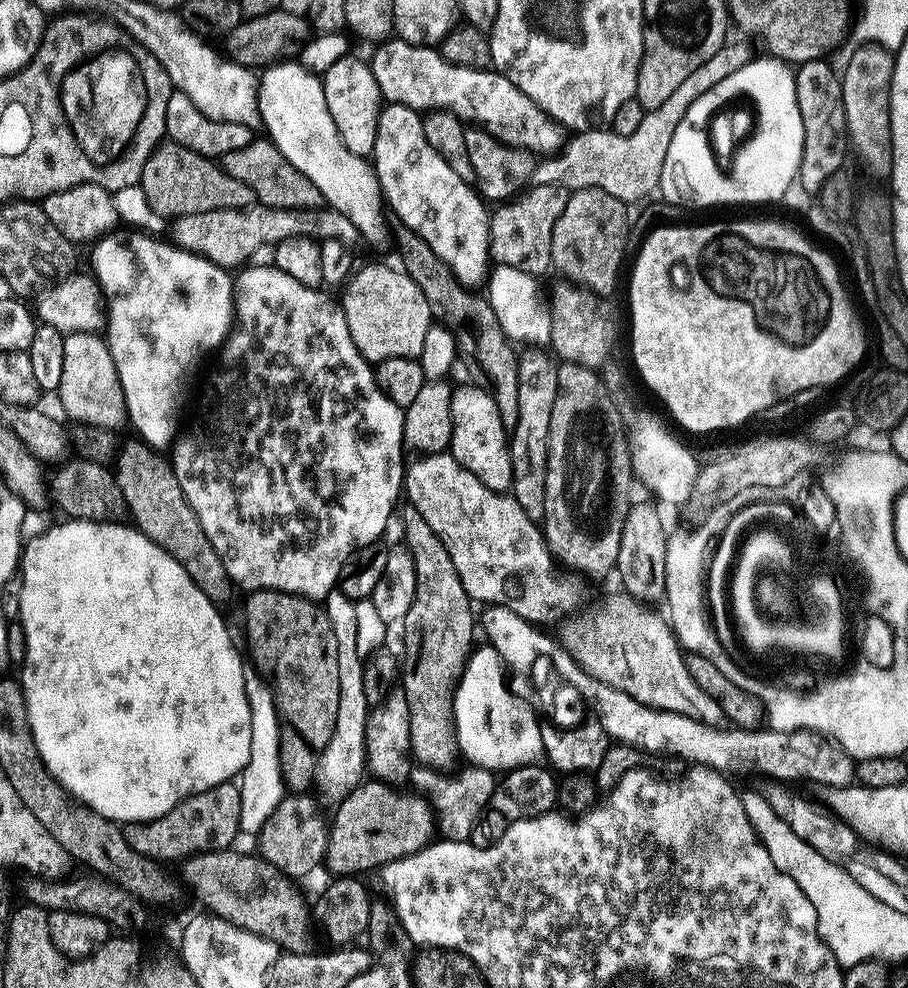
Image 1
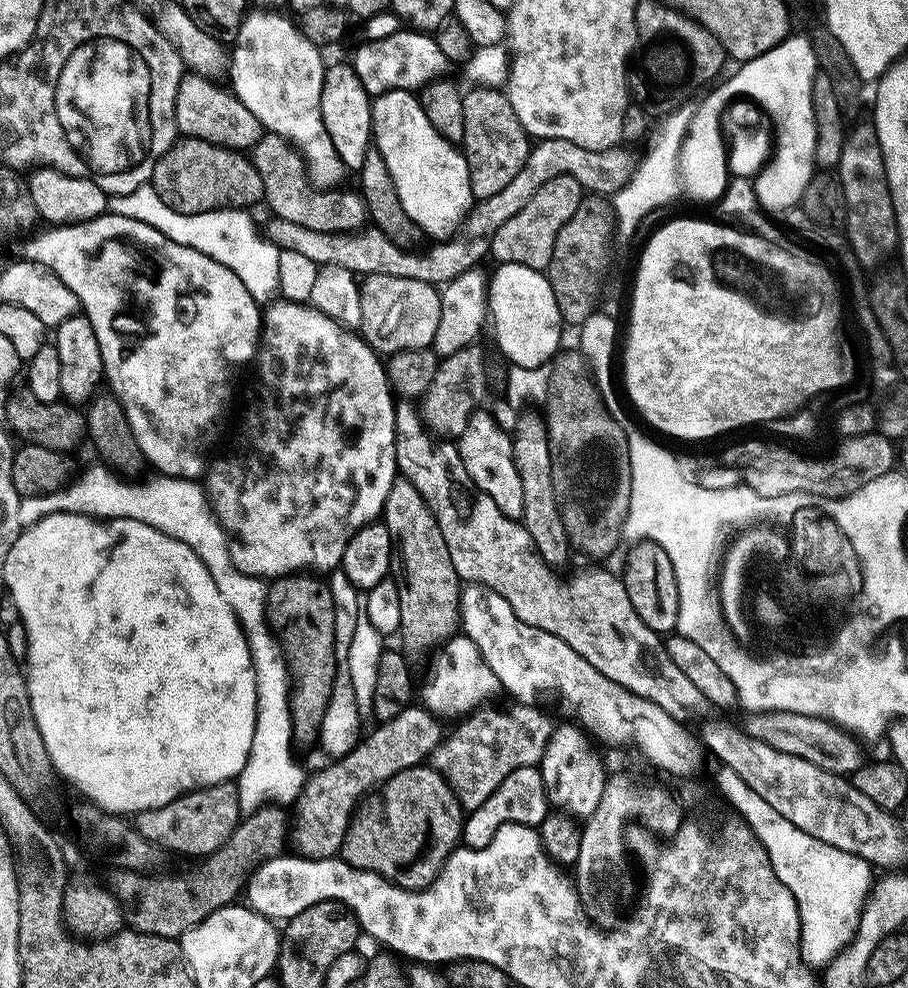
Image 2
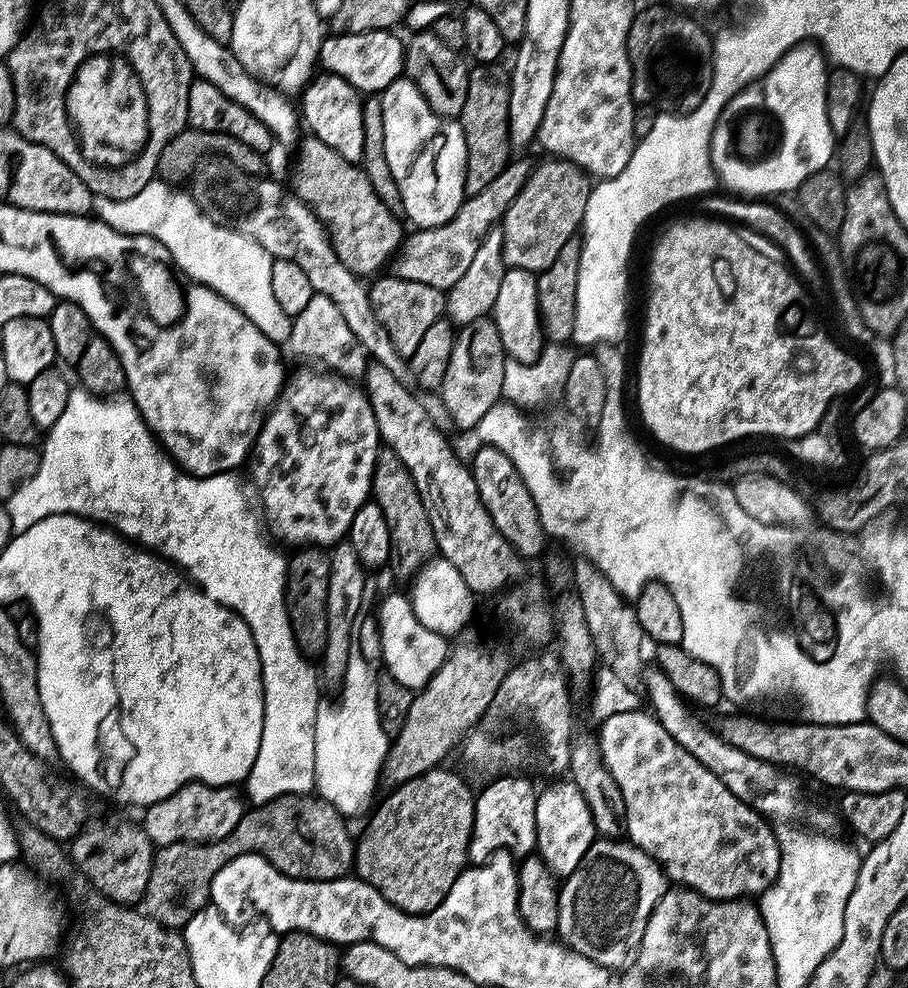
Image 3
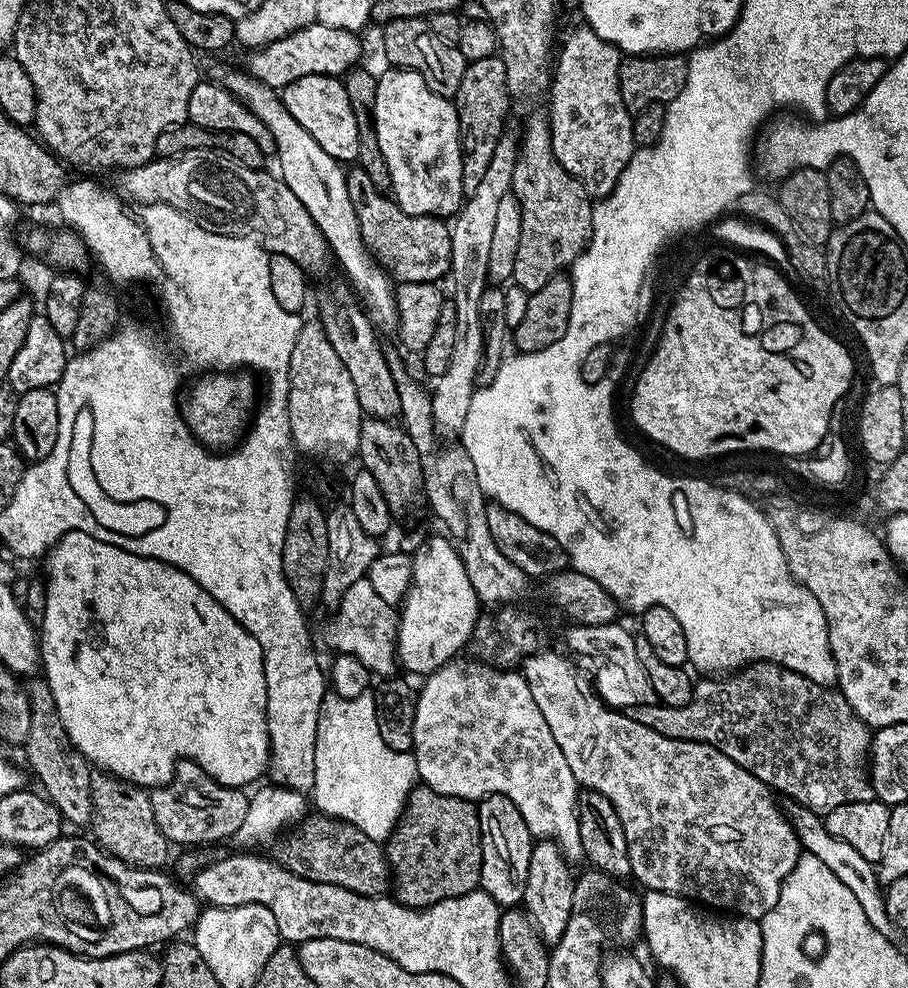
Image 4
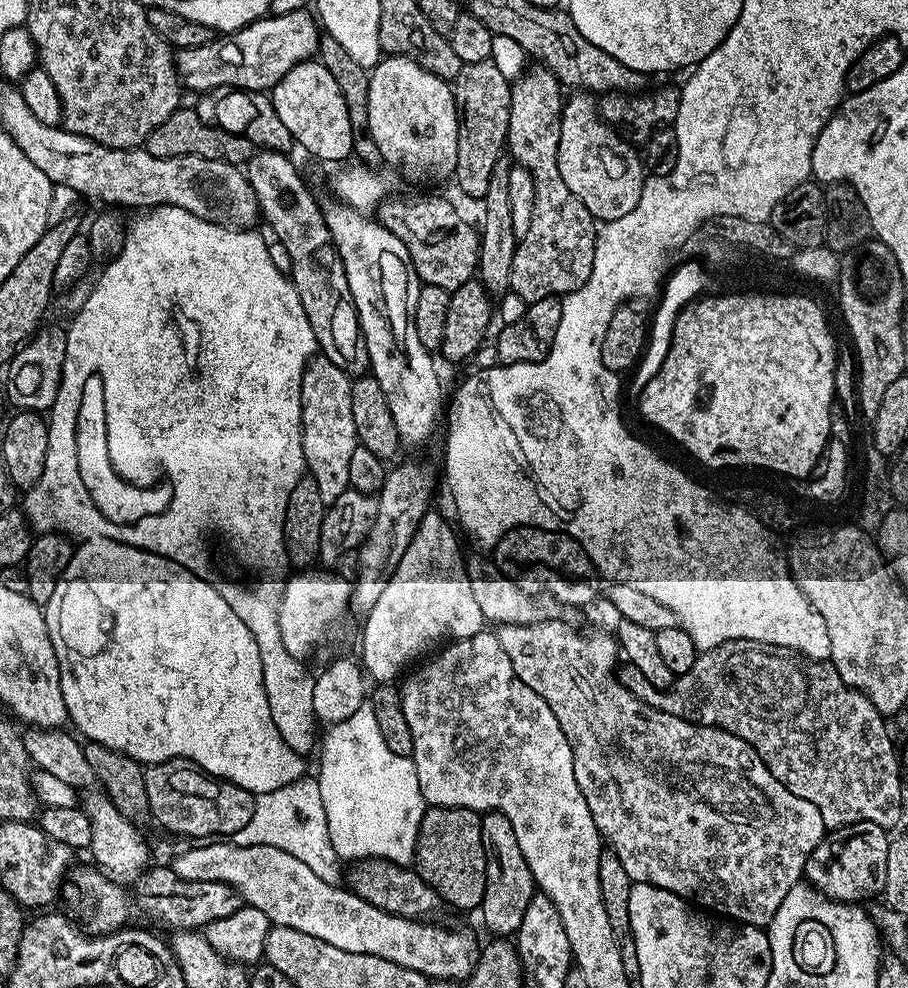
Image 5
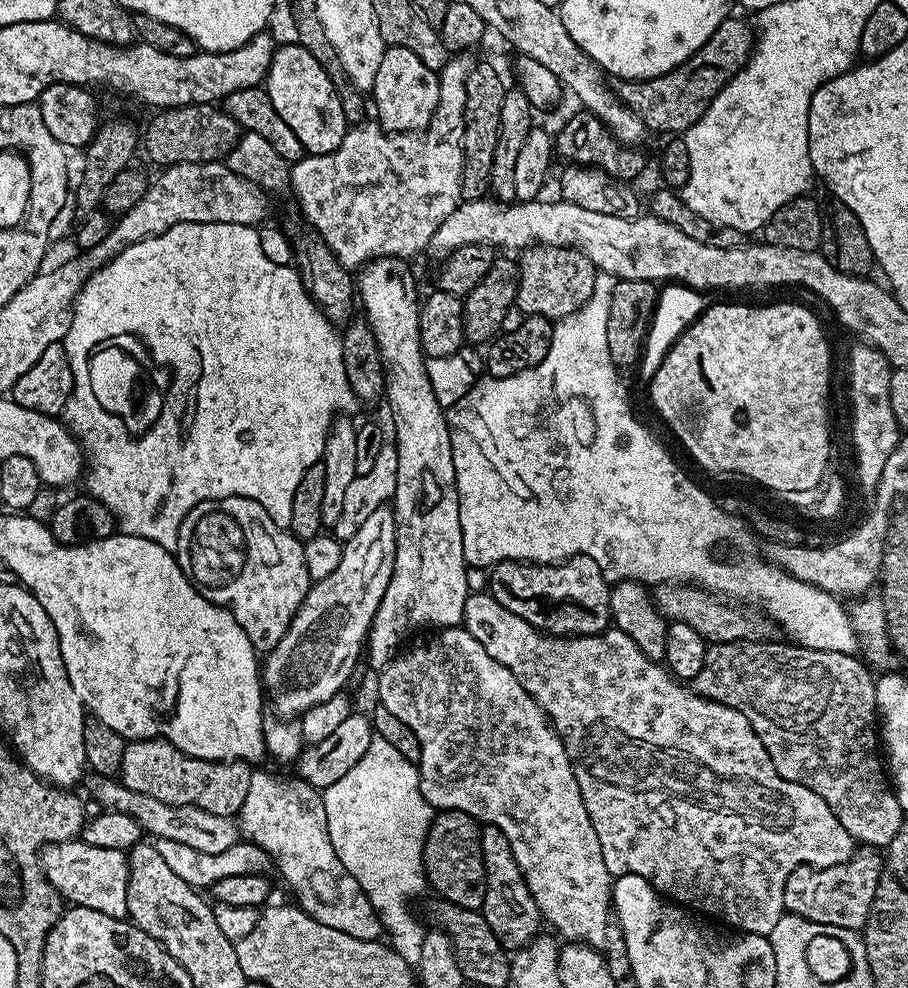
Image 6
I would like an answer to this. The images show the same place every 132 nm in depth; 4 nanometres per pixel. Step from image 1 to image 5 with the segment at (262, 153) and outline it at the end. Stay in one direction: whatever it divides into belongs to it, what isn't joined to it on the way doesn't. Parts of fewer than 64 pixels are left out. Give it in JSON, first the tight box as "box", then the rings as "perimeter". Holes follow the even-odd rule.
{"box":[374,198,479,294],"perimeter":[[[388,198],[375,209],[374,216],[381,228],[390,230],[390,234],[404,243],[414,270],[424,284],[433,284],[451,294],[477,275],[479,231],[460,217],[459,210],[450,201],[412,200],[407,204],[404,200]]]}

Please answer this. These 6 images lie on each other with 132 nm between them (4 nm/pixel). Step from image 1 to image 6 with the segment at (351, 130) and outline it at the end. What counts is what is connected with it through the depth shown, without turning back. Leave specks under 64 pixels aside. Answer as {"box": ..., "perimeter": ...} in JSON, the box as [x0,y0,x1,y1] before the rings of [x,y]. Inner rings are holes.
{"box":[266,42,349,156],"perimeter":[[[289,42],[275,49],[266,77],[266,91],[274,110],[282,114],[286,126],[294,130],[298,142],[302,142],[309,156],[326,154],[338,150],[342,138],[348,133],[349,123],[346,114],[342,114],[342,102],[336,93],[336,87],[330,82],[326,70],[302,45]]]}

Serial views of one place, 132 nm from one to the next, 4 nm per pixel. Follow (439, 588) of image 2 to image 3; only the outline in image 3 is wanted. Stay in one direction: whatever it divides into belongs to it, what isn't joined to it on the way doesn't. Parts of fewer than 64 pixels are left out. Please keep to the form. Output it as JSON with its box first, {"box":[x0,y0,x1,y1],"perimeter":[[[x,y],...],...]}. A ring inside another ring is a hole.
{"box":[371,450,437,577],"perimeter":[[[387,450],[381,451],[374,466],[371,499],[382,506],[382,514],[386,514],[386,526],[390,526],[390,546],[397,574],[411,577],[434,556],[437,551],[436,539],[426,506],[418,494],[418,486],[414,478],[410,478],[410,470],[406,470],[402,458]]]}

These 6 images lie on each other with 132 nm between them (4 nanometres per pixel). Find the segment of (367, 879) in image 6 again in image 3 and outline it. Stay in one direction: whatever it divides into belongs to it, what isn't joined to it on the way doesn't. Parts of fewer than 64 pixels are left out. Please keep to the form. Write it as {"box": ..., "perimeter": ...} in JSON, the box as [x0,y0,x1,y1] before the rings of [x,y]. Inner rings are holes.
{"box":[314,650,390,818],"perimeter":[[[353,650],[338,688],[340,701],[337,704],[321,703],[314,722],[315,791],[345,818],[363,817],[373,807],[390,747],[390,737],[382,730],[378,718],[378,676],[372,669],[373,665],[358,650]]]}

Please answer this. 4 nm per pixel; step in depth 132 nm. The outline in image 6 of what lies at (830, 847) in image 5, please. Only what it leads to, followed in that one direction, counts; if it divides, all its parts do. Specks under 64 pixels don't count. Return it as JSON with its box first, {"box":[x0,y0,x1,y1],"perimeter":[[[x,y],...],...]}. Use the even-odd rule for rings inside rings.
{"box":[784,846,886,932],"perimeter":[[[868,846],[860,851],[851,860],[829,868],[814,870],[808,864],[795,868],[784,883],[784,912],[810,922],[842,926],[851,932],[863,929],[870,914],[870,902],[874,902],[874,890],[878,890],[886,864],[877,849]]]}

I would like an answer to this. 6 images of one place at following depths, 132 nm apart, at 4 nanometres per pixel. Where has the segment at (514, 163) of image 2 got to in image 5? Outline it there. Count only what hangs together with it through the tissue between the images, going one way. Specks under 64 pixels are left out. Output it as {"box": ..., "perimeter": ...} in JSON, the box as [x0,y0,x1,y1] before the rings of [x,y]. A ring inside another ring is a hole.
{"box":[452,60,510,202],"perimeter":[[[492,60],[461,64],[452,81],[458,114],[458,147],[452,180],[460,187],[462,195],[469,196],[476,202],[483,201],[486,186],[490,184],[491,172],[501,159],[507,143],[510,92],[510,81],[499,73],[498,66],[494,66]]]}

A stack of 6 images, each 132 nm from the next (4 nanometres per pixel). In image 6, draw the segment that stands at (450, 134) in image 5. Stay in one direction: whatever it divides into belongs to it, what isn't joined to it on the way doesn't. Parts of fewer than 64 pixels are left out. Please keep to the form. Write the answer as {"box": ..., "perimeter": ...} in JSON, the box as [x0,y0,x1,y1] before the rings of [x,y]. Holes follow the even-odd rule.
{"box":[370,47,440,132],"perimeter":[[[385,47],[382,54],[382,66],[378,66],[378,75],[374,77],[374,86],[370,100],[376,103],[374,116],[386,132],[422,132],[432,120],[438,106],[440,78],[431,72],[426,62],[410,54],[410,50]]]}

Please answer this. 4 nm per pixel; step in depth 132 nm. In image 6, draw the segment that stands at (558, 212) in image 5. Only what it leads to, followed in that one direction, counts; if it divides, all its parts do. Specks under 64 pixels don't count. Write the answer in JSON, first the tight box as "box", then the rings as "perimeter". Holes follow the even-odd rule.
{"box":[515,244,598,321],"perimeter":[[[549,244],[529,246],[519,253],[520,289],[516,292],[515,305],[520,307],[525,317],[542,315],[550,321],[564,320],[574,314],[594,294],[594,282],[598,269],[590,262],[585,252],[578,252],[575,248],[555,248]]]}

